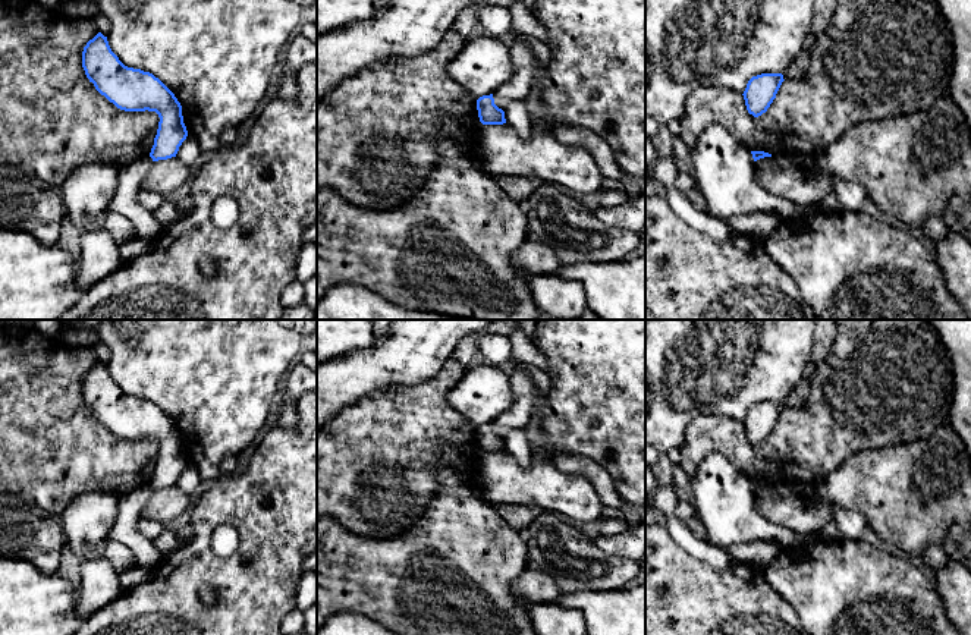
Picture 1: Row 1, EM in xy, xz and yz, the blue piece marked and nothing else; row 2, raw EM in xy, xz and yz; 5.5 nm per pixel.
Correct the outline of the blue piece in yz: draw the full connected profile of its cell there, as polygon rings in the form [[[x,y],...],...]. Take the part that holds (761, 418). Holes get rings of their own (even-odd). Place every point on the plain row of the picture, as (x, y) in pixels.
[[[761,402],[752,405],[744,419],[745,434],[754,446],[767,440],[783,411],[782,402]]]

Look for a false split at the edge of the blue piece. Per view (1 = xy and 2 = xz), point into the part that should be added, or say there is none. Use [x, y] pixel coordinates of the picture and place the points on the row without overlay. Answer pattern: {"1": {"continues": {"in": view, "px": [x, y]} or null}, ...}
{"1": {"continues": null}, "2": {"continues": null}}

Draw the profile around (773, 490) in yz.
[[[783,484],[764,485],[755,490],[755,496],[777,497],[786,496],[791,490]]]

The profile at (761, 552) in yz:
[[[772,537],[767,540],[755,540],[739,546],[730,546],[723,550],[733,556],[738,562],[757,565],[761,569],[766,569],[782,548],[785,547],[779,543],[779,540]]]

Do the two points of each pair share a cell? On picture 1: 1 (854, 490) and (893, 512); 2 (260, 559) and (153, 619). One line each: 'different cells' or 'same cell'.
1: same cell
2: same cell

